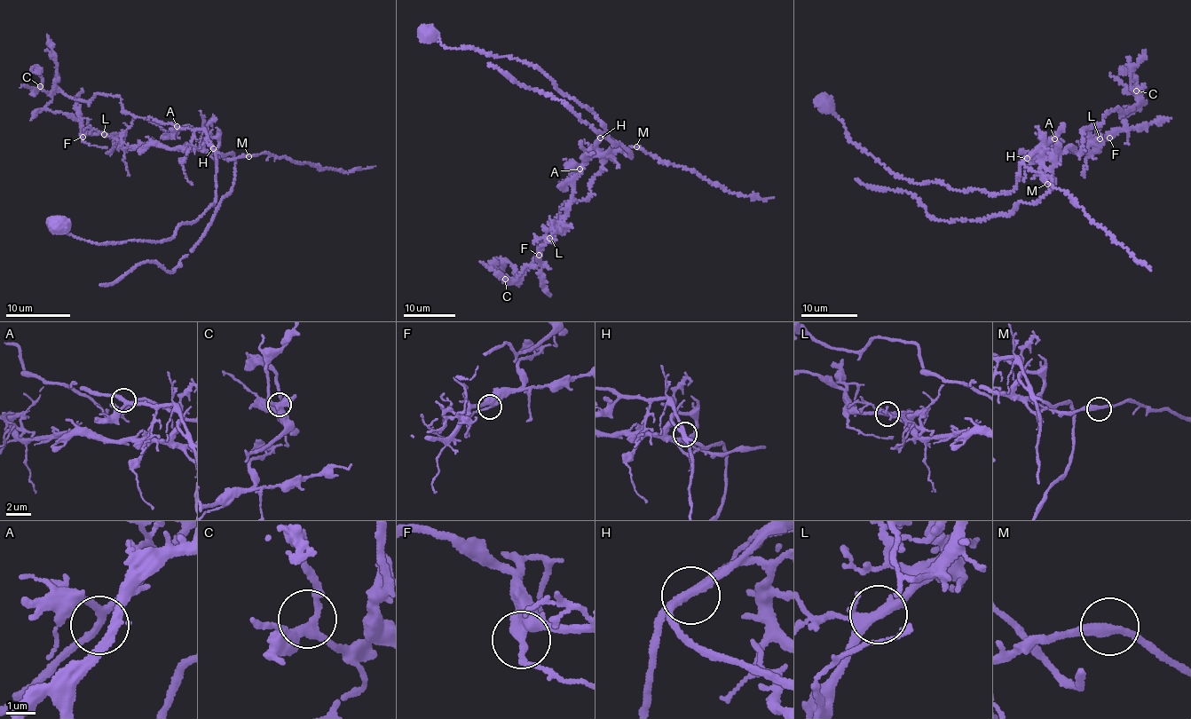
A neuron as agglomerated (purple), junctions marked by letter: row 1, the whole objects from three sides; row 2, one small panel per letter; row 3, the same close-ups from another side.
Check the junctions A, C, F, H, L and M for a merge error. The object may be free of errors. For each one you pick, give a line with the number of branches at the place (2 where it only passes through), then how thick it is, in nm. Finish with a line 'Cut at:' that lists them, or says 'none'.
H: Branches: 3. Thickness 280 nm
Cut at: H

